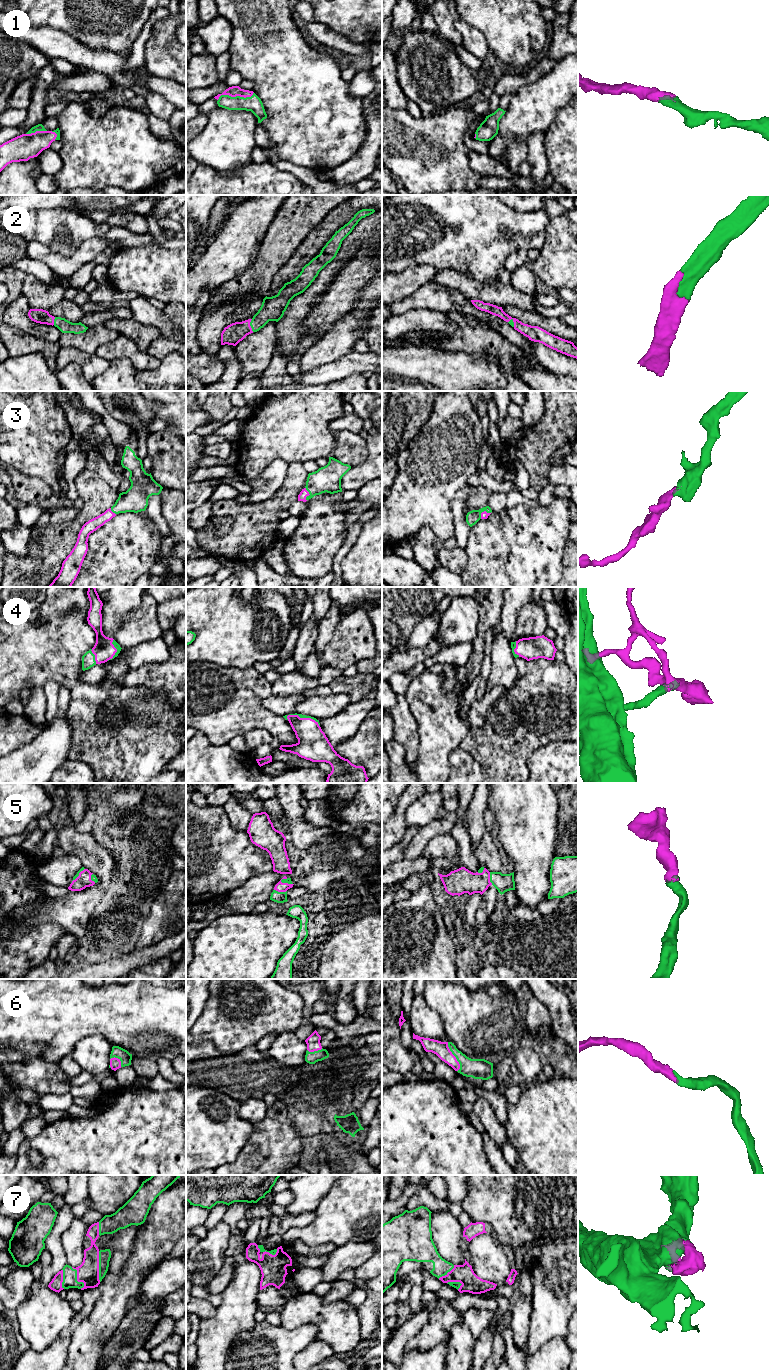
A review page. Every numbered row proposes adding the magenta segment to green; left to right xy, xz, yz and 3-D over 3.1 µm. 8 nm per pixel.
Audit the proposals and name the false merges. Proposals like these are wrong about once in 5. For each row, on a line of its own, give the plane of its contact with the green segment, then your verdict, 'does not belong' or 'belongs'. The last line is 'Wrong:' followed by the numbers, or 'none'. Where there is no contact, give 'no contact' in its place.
1: meets green in xz; belongs
2: meets green in xz; belongs
3: meets green in xz; belongs
4: meets green in xz; belongs
5: meets green in xz; belongs
6: meets green in yz; belongs
7: meets green in xy; belongs
Wrong: none

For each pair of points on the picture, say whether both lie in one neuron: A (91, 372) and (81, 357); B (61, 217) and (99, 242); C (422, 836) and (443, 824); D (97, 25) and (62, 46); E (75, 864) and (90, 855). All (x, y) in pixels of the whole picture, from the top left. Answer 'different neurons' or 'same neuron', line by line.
A: same neuron
B: different neurons
C: same neuron
D: different neurons
E: different neurons

